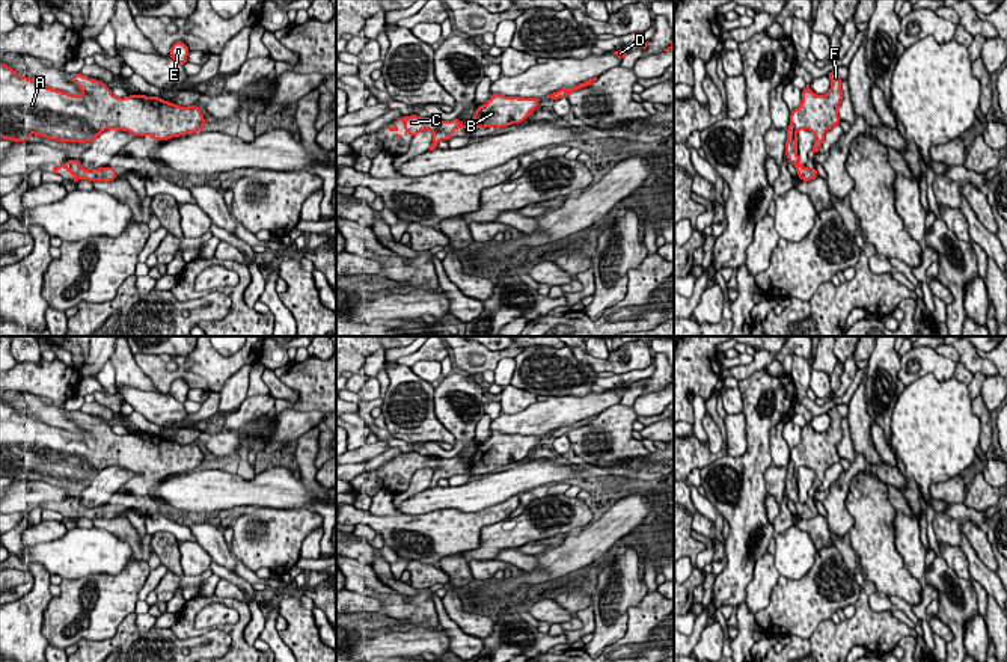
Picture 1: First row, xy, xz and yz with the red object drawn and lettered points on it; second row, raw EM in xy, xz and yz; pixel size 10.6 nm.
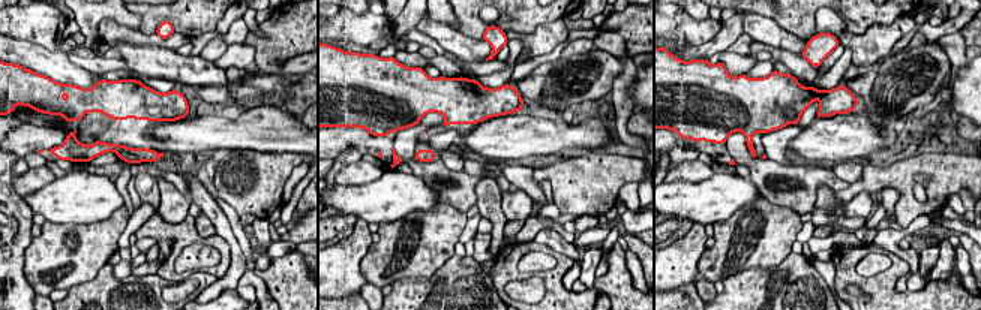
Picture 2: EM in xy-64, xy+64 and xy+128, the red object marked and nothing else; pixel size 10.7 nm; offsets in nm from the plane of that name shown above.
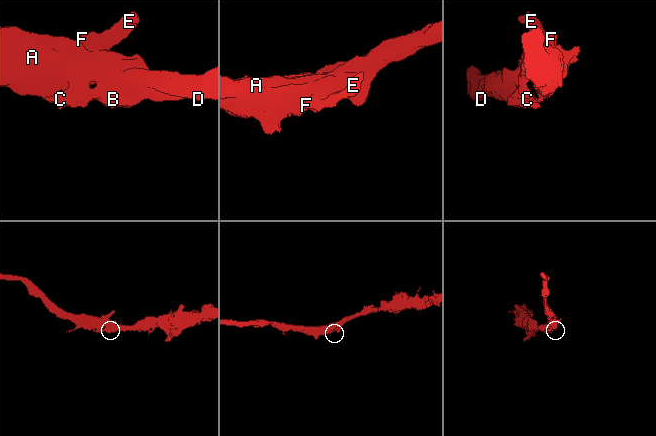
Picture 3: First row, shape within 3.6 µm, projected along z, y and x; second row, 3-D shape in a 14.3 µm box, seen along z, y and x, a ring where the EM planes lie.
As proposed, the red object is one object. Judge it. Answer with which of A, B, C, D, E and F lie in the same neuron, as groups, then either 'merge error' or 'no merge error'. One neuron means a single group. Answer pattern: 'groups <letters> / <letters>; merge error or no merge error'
groups A B C D E F; no merge error

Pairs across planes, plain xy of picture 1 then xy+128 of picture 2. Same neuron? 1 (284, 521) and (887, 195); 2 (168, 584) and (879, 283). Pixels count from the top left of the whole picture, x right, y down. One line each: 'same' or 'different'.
1: different
2: same

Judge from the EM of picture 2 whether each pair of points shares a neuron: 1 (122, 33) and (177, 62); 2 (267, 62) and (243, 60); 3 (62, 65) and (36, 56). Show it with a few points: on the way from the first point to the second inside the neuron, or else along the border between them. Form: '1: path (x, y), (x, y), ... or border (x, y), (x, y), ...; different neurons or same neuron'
1: border (114, 45), (125, 41), (173, 50); different neurons
2: border (243, 42), (254, 48), (254, 62); different neurons
3: path (56, 65), (42, 62); same neuron

